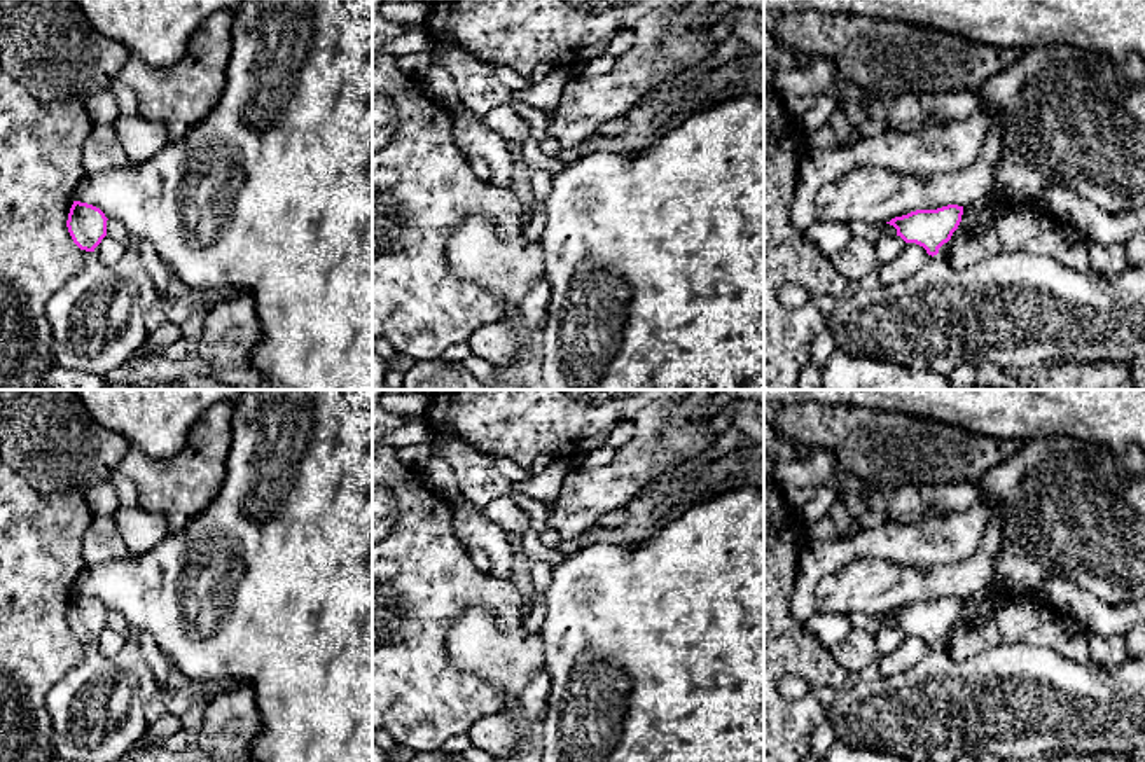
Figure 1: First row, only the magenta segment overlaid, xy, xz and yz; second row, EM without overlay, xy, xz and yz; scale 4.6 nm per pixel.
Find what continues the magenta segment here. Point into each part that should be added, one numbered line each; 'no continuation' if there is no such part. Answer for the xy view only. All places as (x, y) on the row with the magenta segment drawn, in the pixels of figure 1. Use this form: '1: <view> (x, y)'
1: xy (95, 317)

